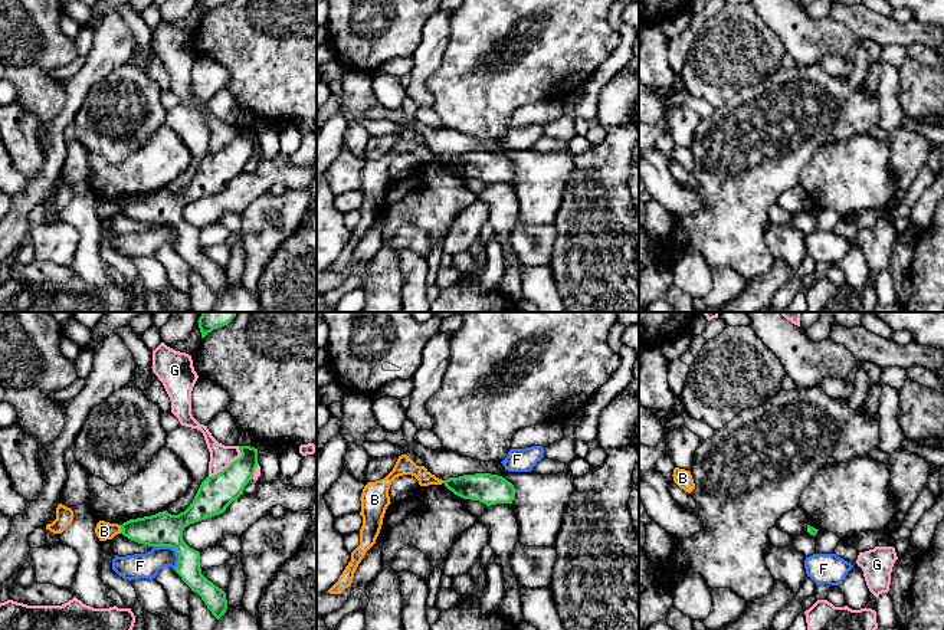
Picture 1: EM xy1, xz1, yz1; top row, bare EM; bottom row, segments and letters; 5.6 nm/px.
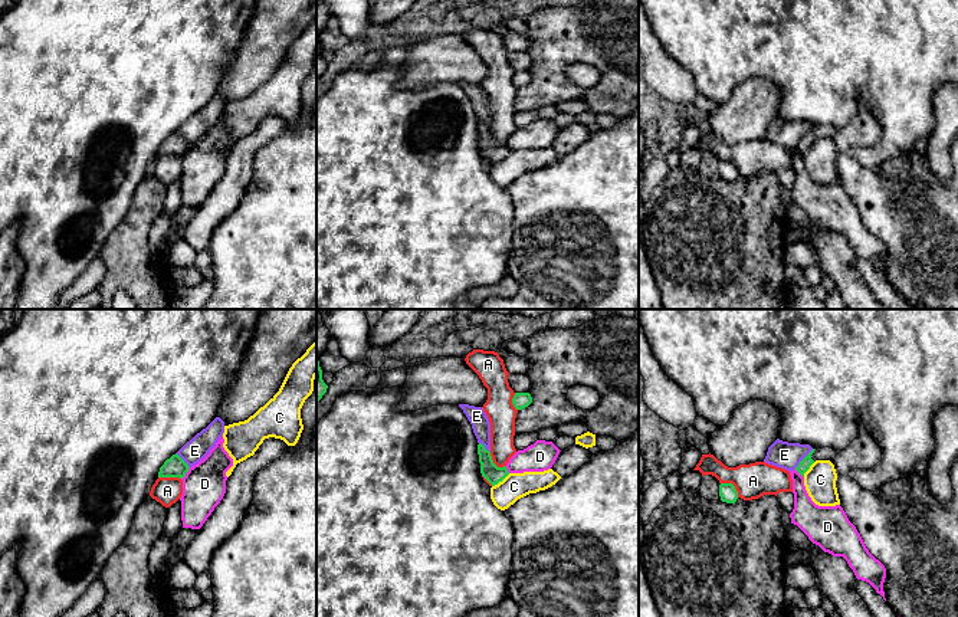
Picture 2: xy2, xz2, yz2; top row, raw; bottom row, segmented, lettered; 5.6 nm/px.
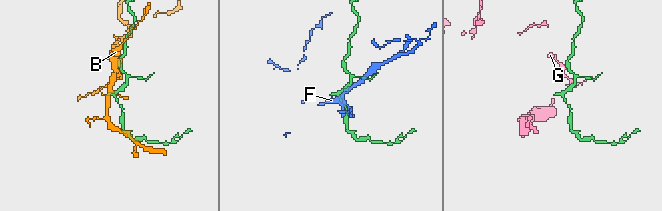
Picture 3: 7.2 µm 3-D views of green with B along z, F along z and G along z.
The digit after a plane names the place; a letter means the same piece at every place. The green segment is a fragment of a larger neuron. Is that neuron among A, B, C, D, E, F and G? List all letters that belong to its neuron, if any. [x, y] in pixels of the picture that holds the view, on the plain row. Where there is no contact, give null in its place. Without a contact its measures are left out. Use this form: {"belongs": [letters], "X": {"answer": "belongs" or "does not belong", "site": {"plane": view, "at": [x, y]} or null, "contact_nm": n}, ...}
{"belongs": [], "A": {"answer": "does not belong", "site": {"plane": "yz2", "at": [732, 163]}, "contact_nm": 130}, "B": {"answer": "does not belong", "site": {"plane": "xy1", "at": [121, 206]}, "contact_nm": 50}, "C": {"answer": "does not belong", "site": {"plane": "xz2", "at": [501, 158]}, "contact_nm": 130}, "D": {"answer": "does not belong", "site": {"plane": "xy2", "at": [186, 150]}, "contact_nm": 90}, "E": {"answer": "does not belong", "site": {"plane": "yz2", "at": [803, 137]}, "contact_nm": 160}, "F": {"answer": "does not belong", "site": {"plane": "xy1", "at": [174, 226]}, "contact_nm": 190}, "G": {"answer": "does not belong", "site": {"plane": "xy1", "at": [230, 141]}, "contact_nm": 240}}

